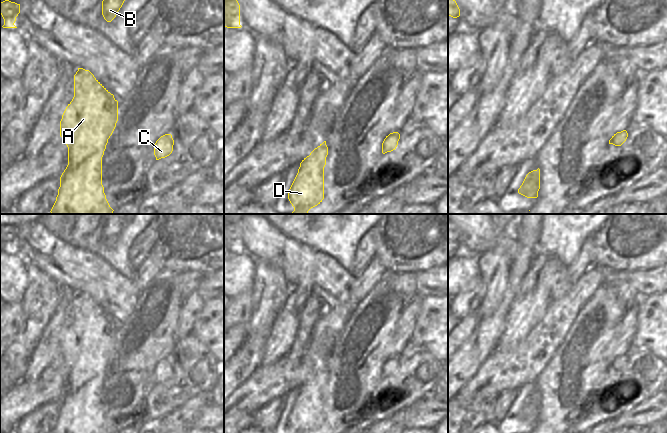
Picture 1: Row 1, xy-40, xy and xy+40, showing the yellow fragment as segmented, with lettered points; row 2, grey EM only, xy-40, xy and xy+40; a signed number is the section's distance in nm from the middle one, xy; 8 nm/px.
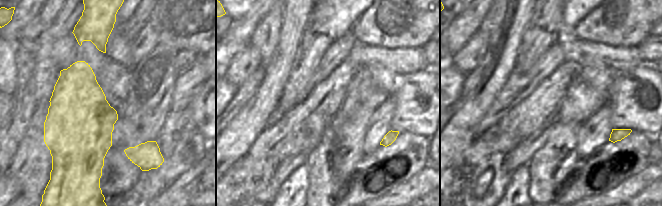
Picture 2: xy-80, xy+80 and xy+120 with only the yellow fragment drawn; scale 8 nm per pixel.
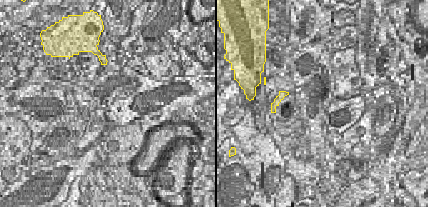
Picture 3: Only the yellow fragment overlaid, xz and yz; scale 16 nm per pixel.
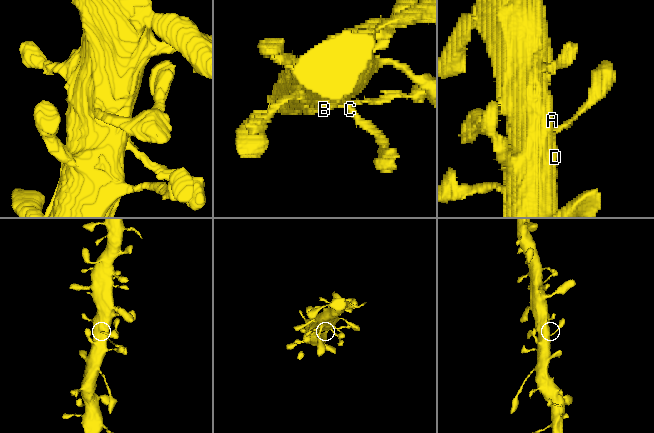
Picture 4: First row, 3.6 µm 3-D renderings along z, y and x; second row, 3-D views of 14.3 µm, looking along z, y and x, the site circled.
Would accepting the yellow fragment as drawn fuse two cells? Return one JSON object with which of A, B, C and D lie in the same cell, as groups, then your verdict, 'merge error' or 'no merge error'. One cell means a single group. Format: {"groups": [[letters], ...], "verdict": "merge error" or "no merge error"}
{"groups": [["A", "B", "C", "D"]], "verdict": "no merge error"}

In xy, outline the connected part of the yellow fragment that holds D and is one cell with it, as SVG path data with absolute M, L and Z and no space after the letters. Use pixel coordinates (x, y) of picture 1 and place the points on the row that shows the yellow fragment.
M324 141L300 163L288 191L288 199L294 207L292 214L308 214L311 208L324 199L324 167L327 155L328 147Z

